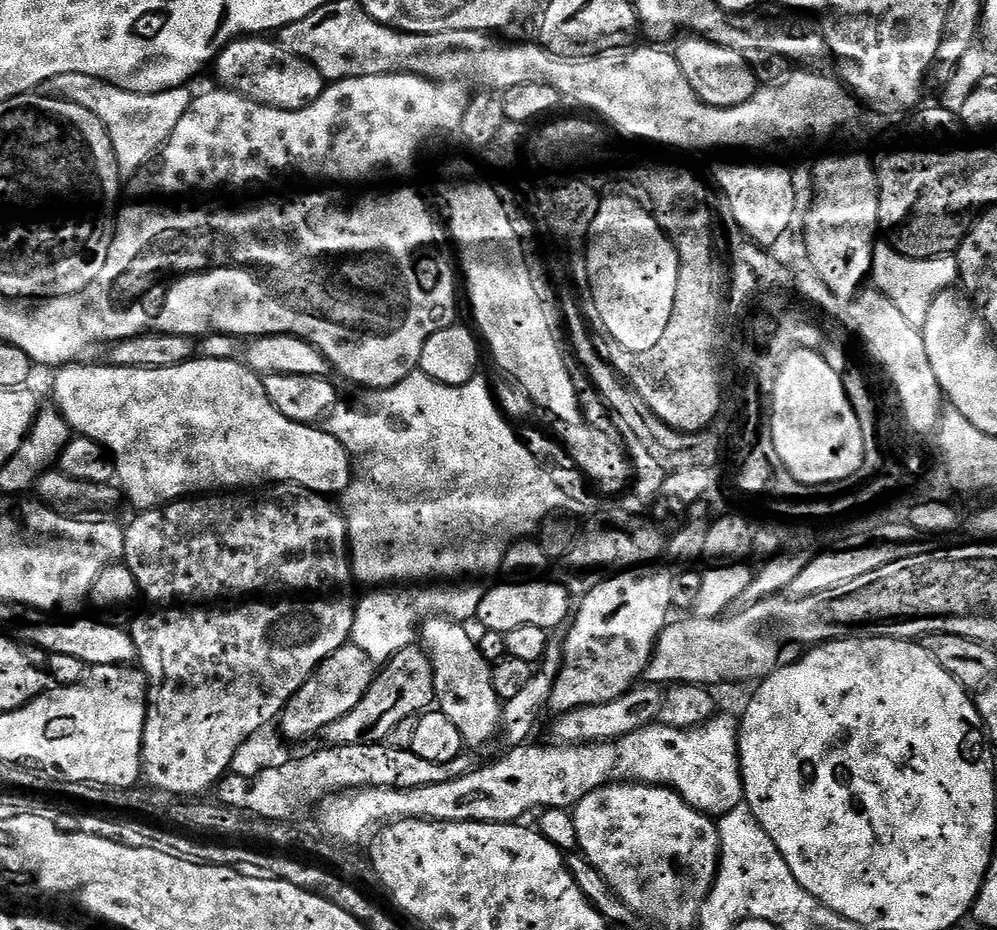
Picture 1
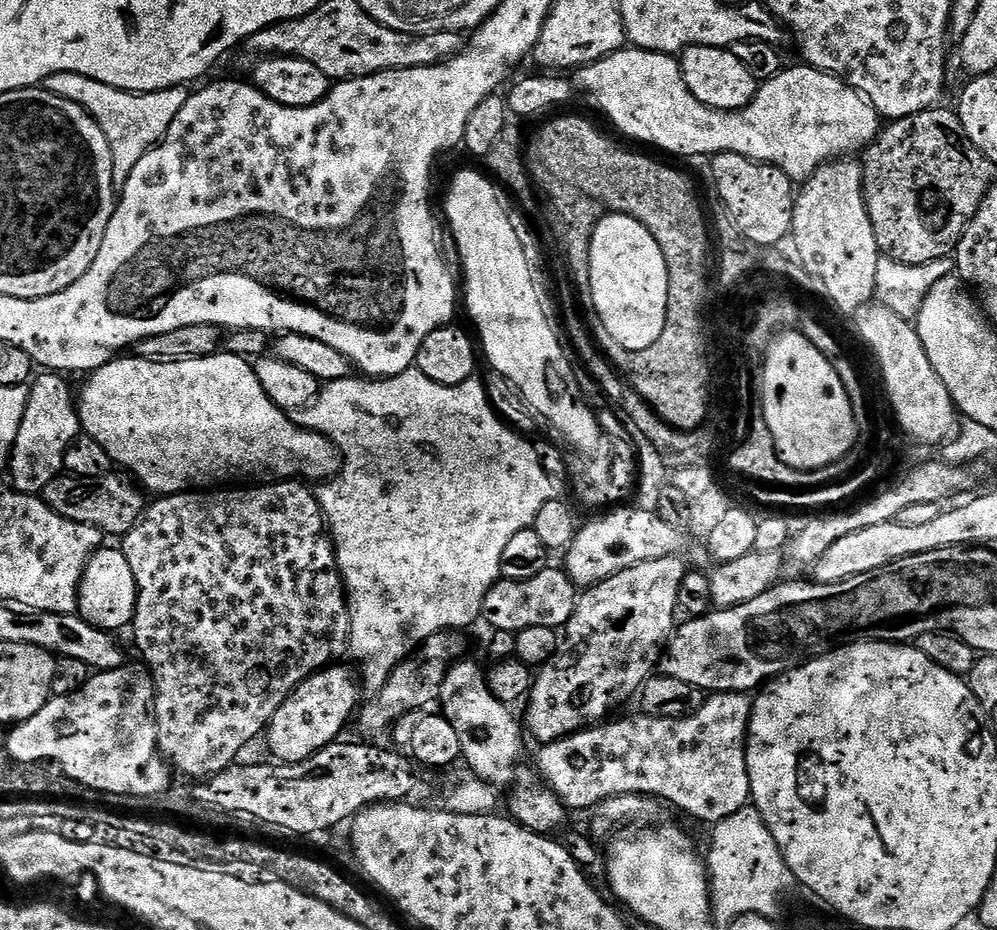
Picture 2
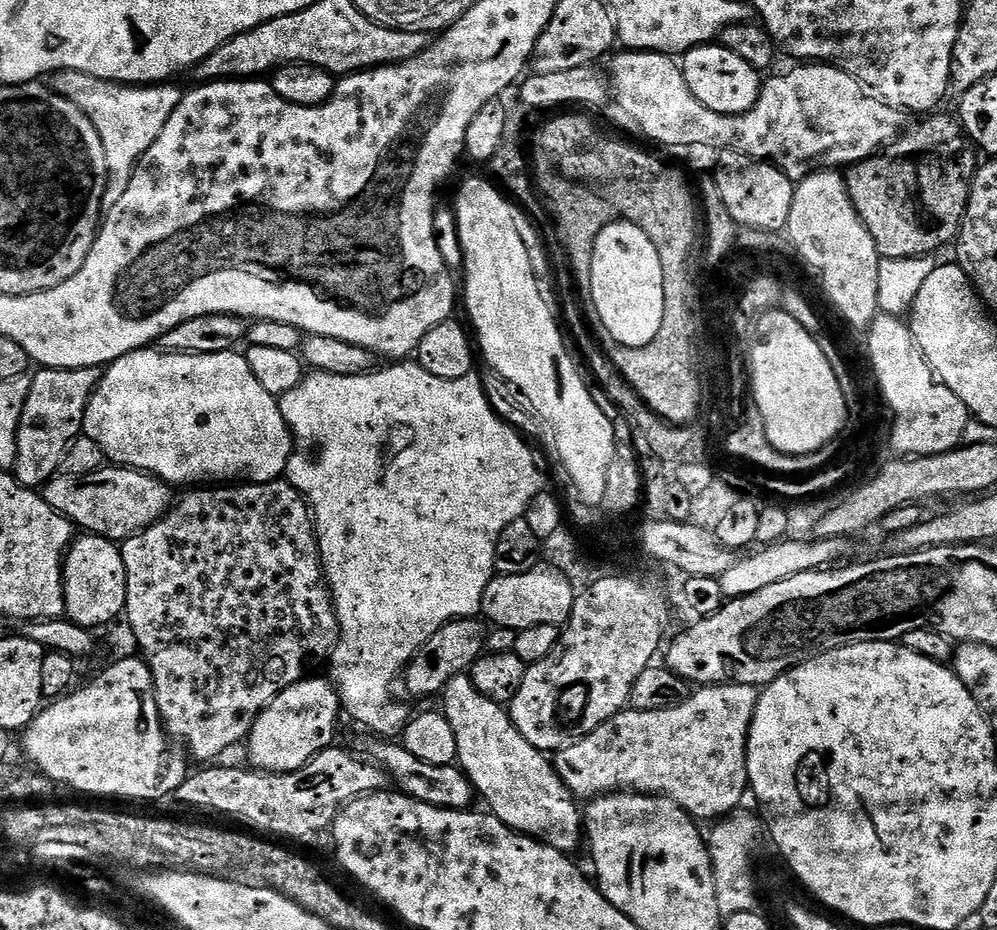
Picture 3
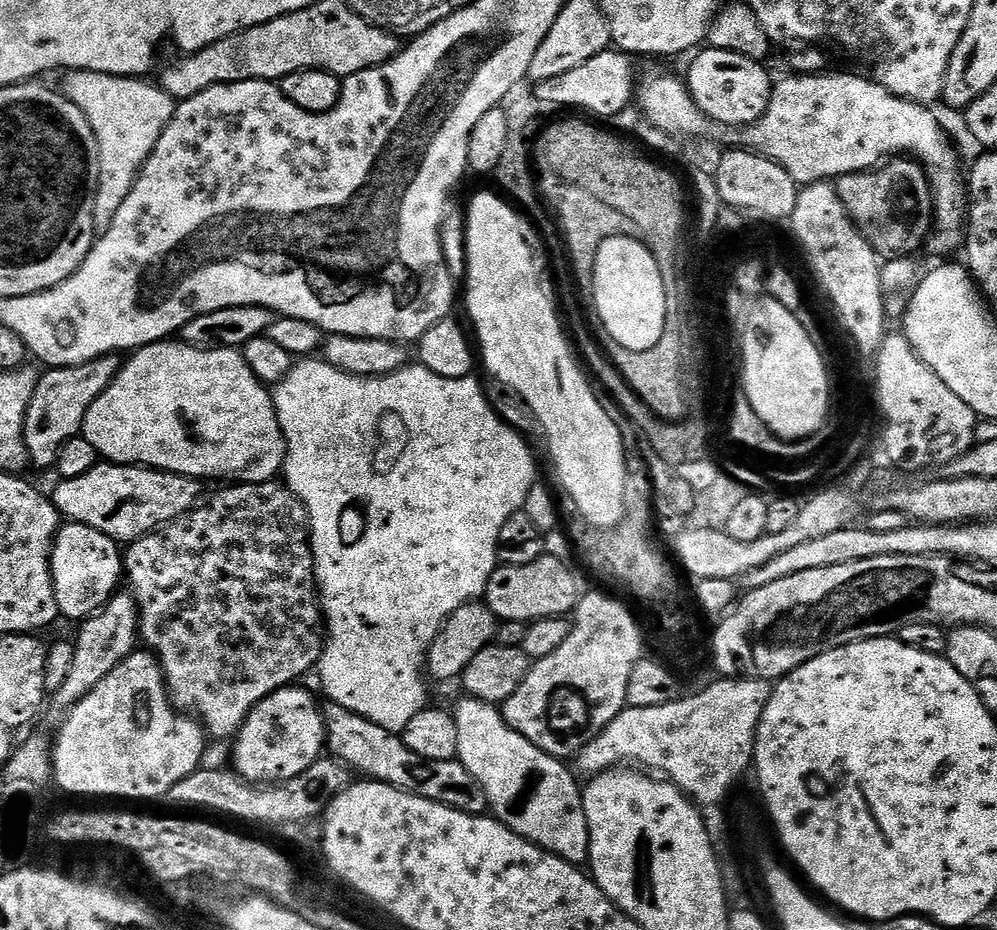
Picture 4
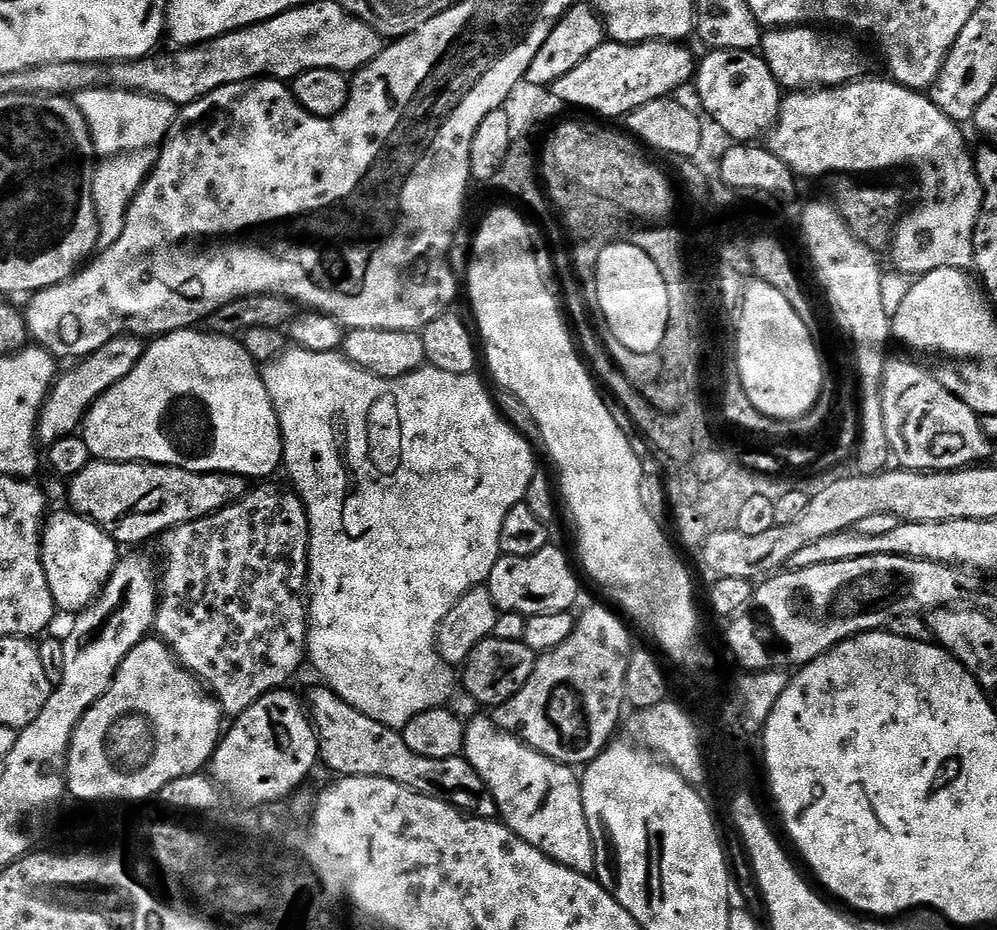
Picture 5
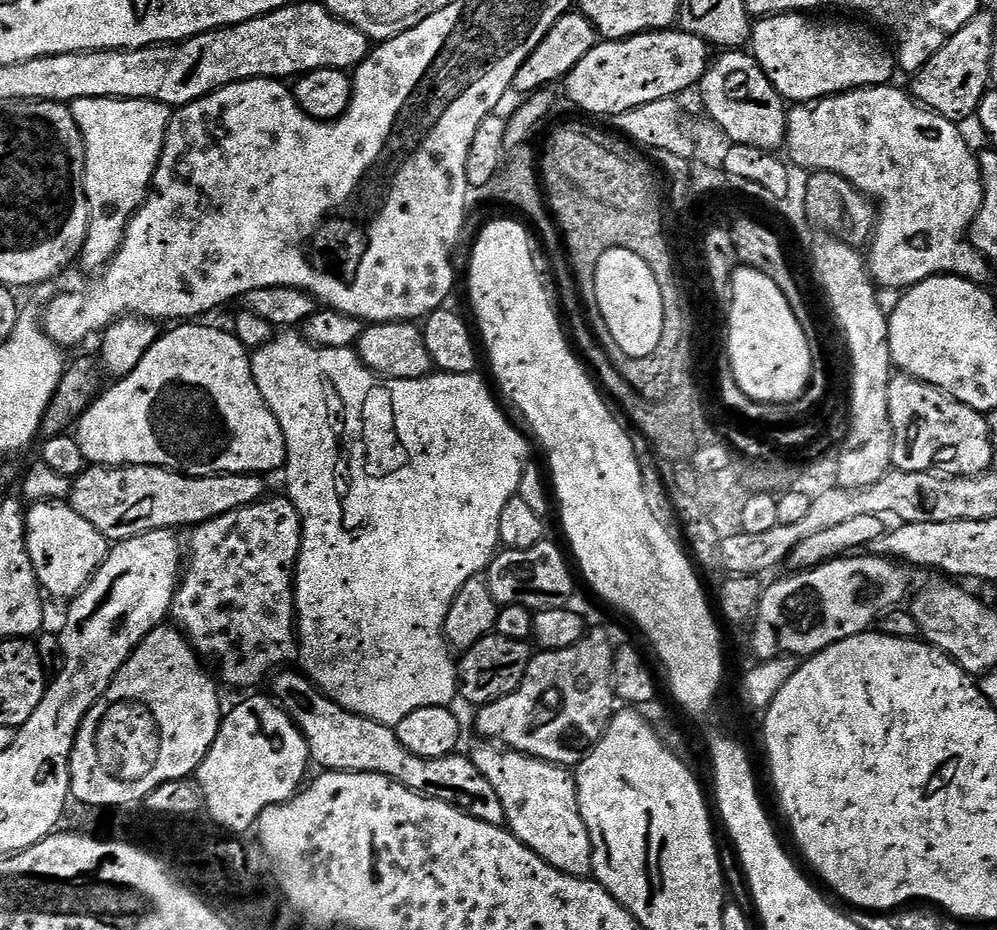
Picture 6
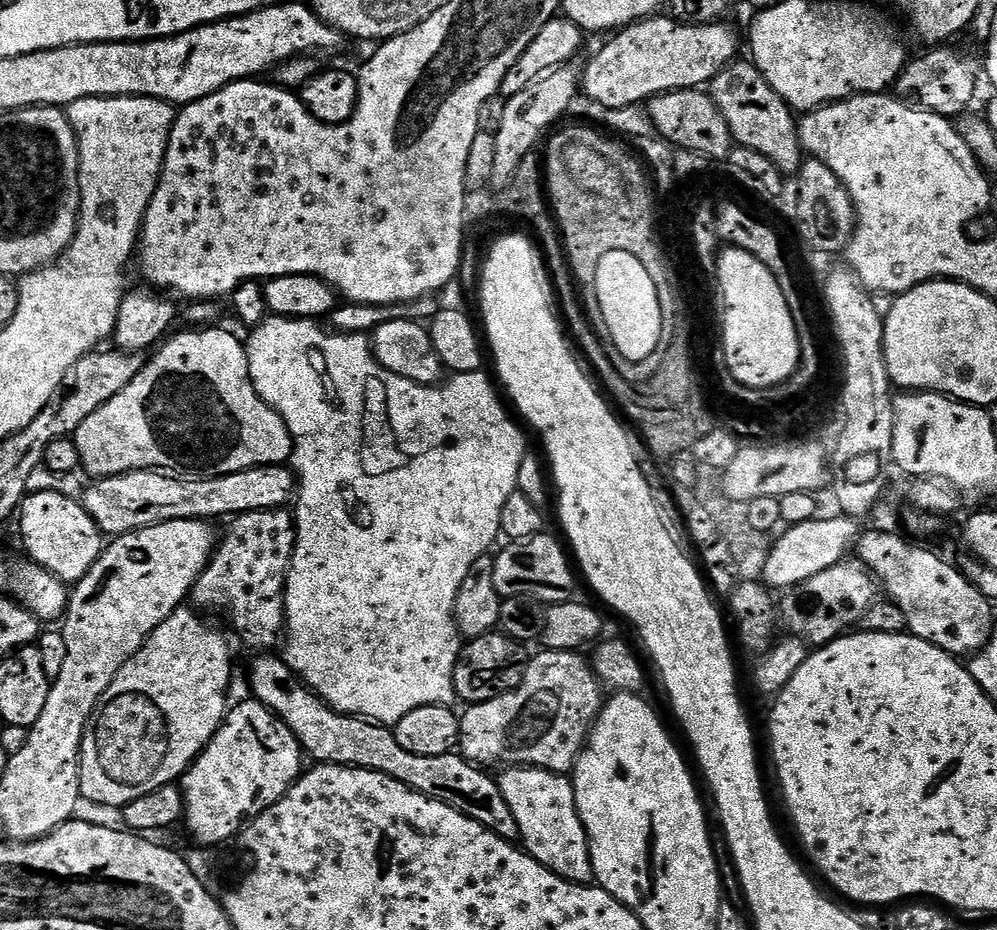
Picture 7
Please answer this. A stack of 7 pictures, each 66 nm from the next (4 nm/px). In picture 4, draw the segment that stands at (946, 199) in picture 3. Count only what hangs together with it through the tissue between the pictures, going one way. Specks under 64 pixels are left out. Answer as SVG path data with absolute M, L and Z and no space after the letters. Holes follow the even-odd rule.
M892 158L875 170L835 177L834 187L846 214L880 258L908 258L925 247L934 227L932 185L911 158Z

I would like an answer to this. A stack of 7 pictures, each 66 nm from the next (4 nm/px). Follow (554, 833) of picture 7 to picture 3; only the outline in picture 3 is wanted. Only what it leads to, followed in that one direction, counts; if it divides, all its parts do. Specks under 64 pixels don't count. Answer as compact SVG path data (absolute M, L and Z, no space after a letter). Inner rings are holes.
M471 675L456 676L442 693L444 717L454 729L458 742L456 759L458 767L468 775L468 781L476 789L479 799L485 800L487 811L497 816L507 828L513 828L533 840L540 840L546 846L565 854L575 853L575 848L582 844L582 808L577 797L562 782L556 773L556 765L545 753L539 752L514 726L509 709L503 704L495 704L472 685Z

